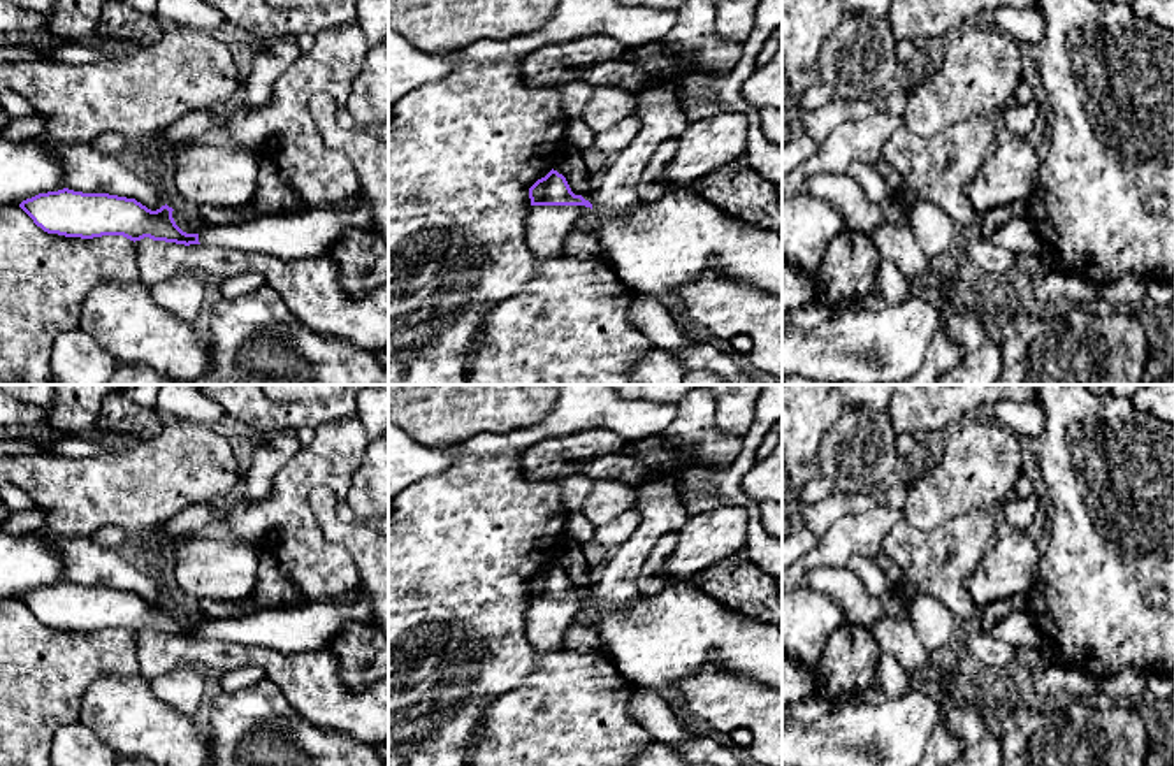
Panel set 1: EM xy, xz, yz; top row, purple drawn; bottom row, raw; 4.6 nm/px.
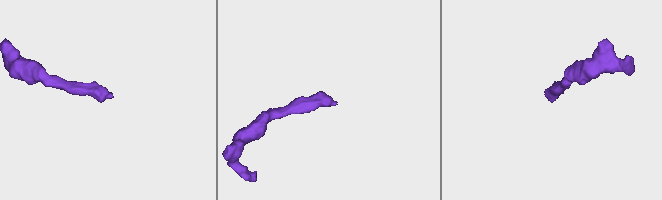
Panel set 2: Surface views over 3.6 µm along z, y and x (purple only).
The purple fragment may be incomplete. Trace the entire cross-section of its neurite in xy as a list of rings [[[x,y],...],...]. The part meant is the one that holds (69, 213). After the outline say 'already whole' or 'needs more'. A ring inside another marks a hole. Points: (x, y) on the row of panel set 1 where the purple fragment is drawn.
[[[63,188],[26,199],[19,207],[47,234],[81,239],[123,235],[134,242],[149,237],[185,246],[234,248],[283,262],[318,258],[346,232],[374,230],[376,225],[373,204],[364,193],[329,206],[258,214],[243,223],[202,225],[197,234],[183,232],[167,204],[151,211],[135,199],[109,193]]] | needs more

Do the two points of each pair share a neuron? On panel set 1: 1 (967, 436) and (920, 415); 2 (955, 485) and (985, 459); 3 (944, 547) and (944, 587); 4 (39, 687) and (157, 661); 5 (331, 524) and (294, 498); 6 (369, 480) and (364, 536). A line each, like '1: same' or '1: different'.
1: different
2: same
3: same
4: different
5: different
6: different

